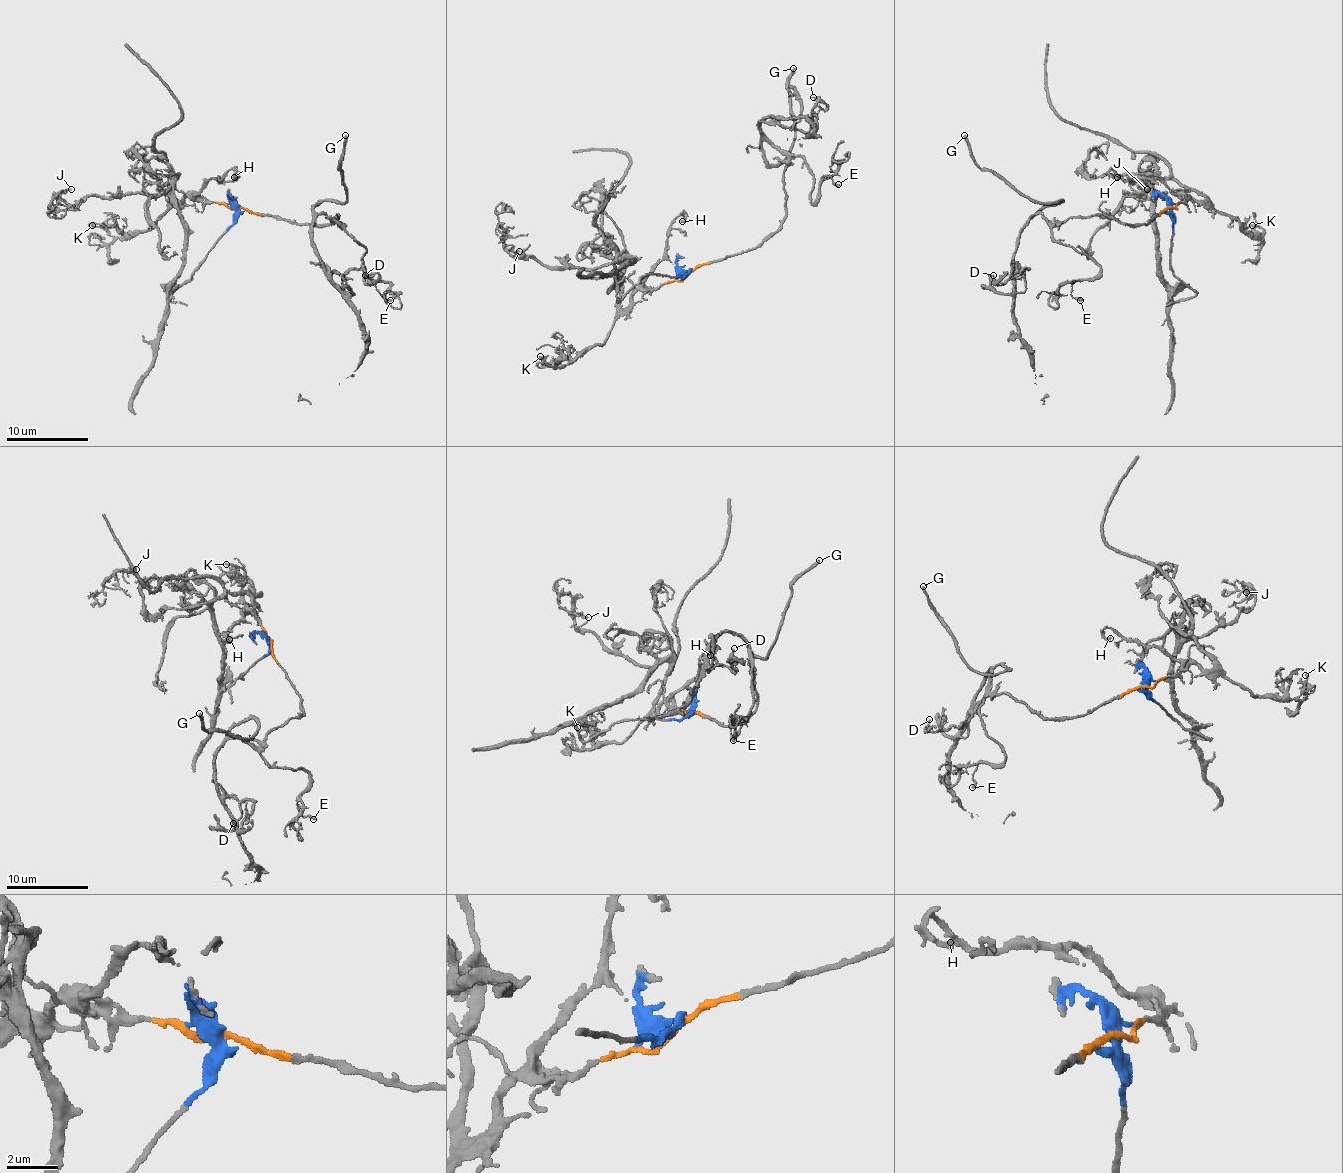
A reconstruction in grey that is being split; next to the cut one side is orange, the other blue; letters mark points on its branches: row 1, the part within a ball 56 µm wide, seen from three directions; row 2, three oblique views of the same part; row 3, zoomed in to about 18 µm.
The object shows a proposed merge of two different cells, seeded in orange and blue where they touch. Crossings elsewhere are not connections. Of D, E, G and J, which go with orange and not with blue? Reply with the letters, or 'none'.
D, E, G

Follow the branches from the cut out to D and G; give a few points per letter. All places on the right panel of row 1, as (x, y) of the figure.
D: (1171, 206), (1128, 225), (1040, 213), (1013, 258), (1027, 270), (993, 274)
G: (1171, 206), (1144, 223), (1111, 217), (1054, 223), (1038, 213), (1060, 200), (1021, 196), (978, 166), (964, 135)

